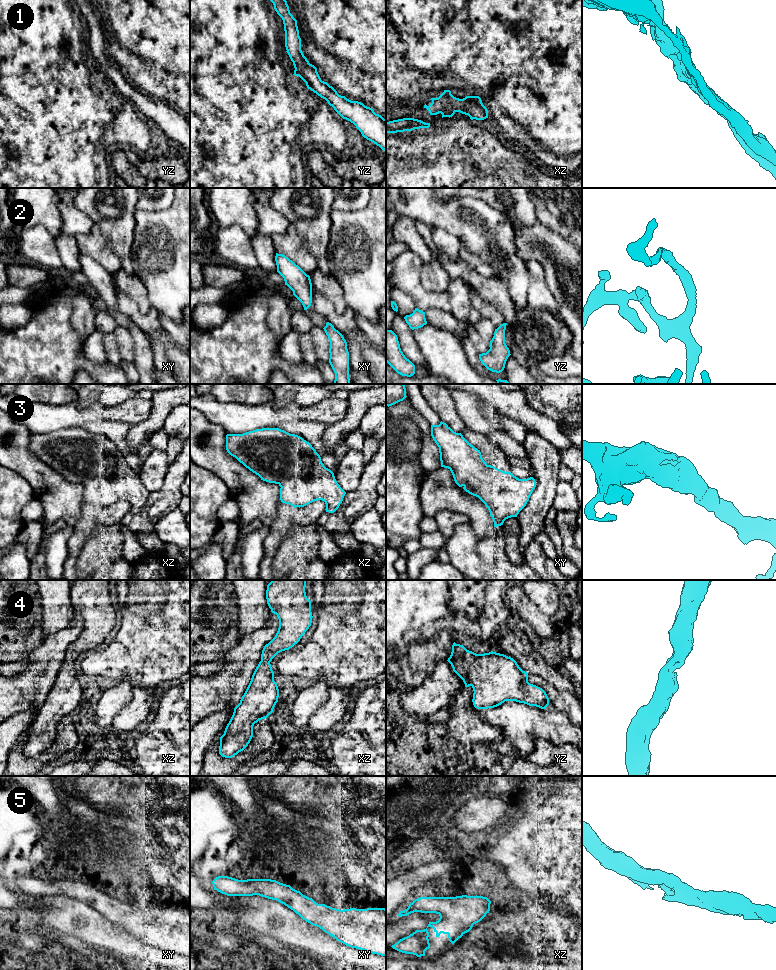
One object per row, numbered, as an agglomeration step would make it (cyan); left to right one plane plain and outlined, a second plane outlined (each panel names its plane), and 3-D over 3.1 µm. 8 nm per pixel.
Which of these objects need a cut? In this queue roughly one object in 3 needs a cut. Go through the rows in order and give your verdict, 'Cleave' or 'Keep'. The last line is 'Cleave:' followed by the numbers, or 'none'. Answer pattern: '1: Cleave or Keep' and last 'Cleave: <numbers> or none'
1: Keep
2: Keep
3: Keep
4: Keep
5: Keep
Cleave: none

